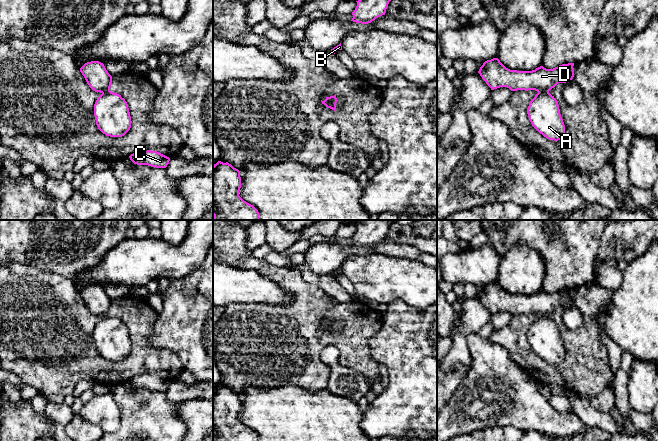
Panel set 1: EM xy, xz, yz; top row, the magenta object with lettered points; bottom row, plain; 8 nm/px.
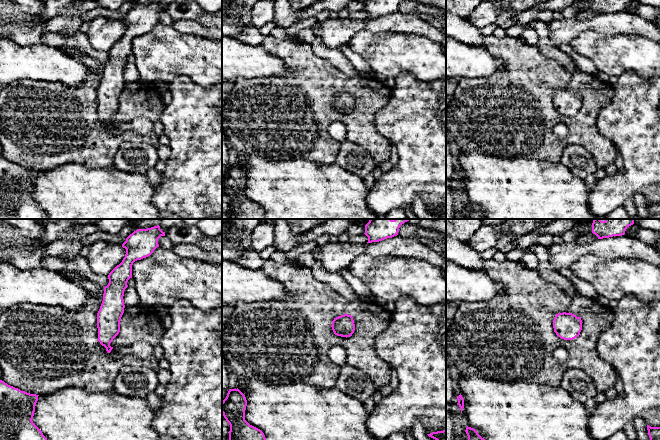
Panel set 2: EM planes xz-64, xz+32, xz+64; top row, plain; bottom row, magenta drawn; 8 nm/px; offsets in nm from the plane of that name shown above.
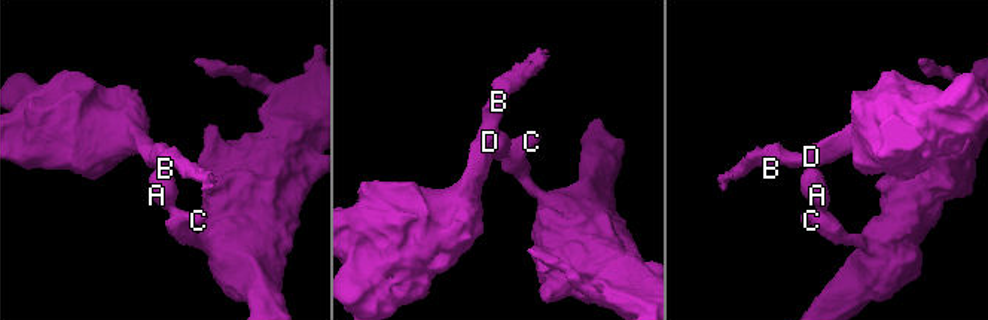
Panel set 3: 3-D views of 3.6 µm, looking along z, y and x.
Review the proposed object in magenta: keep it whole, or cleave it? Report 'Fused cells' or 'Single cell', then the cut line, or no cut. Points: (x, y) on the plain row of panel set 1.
Fused cells. Split along yz (538, 315), (548, 316)

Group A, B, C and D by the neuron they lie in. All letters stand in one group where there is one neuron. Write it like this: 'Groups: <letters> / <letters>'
Groups: A C / B D

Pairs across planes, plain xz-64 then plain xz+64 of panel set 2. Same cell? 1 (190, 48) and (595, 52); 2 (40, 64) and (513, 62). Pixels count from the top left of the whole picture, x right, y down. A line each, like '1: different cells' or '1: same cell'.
1: same cell
2: different cells

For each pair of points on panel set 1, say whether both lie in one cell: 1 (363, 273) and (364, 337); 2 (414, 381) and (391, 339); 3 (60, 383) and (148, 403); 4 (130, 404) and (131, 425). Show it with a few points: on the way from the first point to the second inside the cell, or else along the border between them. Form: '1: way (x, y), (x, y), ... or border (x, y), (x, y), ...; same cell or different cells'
1: border (354, 298), (368, 305); different cells
2: way (414, 371), (414, 362), (401, 349); same cell
3: border (128, 380), (115, 385); different cells
4: way (130, 409), (131, 420); same cell

